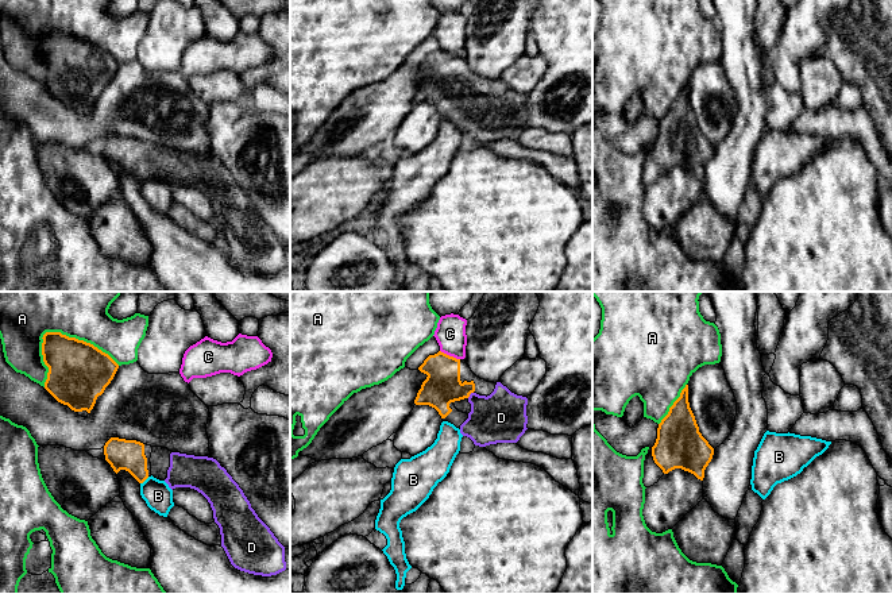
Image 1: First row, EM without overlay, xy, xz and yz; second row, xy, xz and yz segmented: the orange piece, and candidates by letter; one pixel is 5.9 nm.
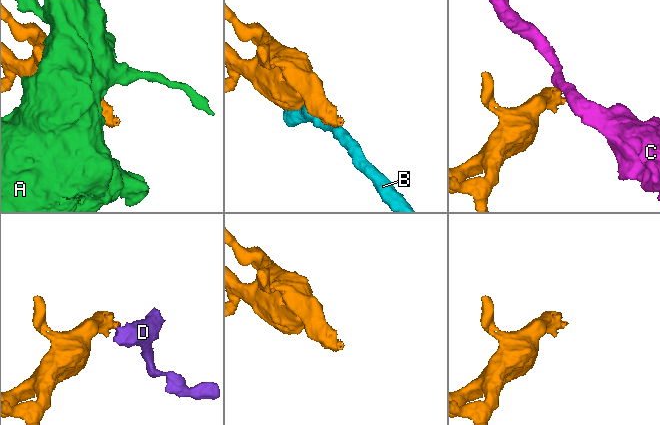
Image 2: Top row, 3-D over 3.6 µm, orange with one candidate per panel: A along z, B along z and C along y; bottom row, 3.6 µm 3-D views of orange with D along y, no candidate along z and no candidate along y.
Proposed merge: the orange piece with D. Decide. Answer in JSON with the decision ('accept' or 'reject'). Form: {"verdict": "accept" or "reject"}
{"verdict": "accept"}

